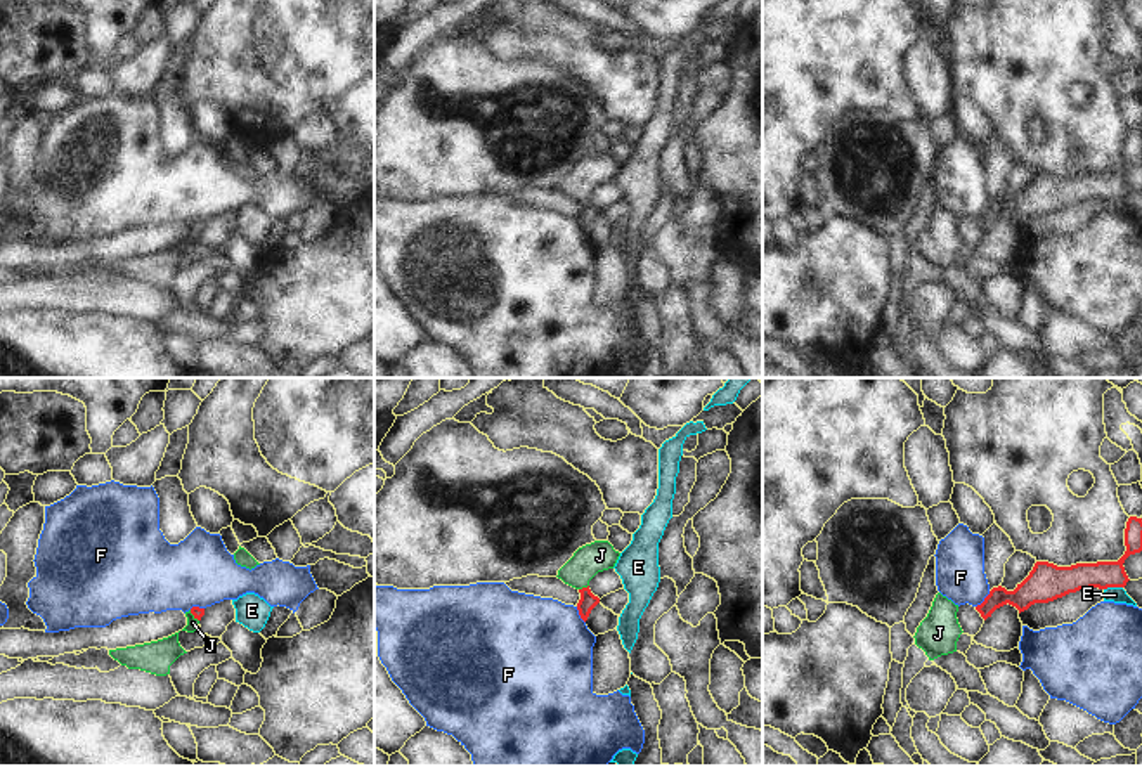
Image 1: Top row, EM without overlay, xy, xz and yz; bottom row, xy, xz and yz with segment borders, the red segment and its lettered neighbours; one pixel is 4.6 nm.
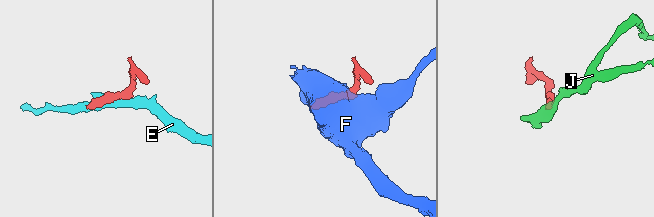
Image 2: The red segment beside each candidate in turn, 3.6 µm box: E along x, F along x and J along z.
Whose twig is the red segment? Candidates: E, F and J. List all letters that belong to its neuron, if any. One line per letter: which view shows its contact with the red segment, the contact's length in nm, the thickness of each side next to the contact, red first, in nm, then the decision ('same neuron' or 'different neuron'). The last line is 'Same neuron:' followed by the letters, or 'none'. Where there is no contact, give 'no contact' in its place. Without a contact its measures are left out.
E: yz | 90 nm | 140/80 nm | different neuron
F: yz | 100 nm | 140/220 nm | different neuron
J: xz | 50 nm | 80/140 nm | same neuron
Same neuron: J

